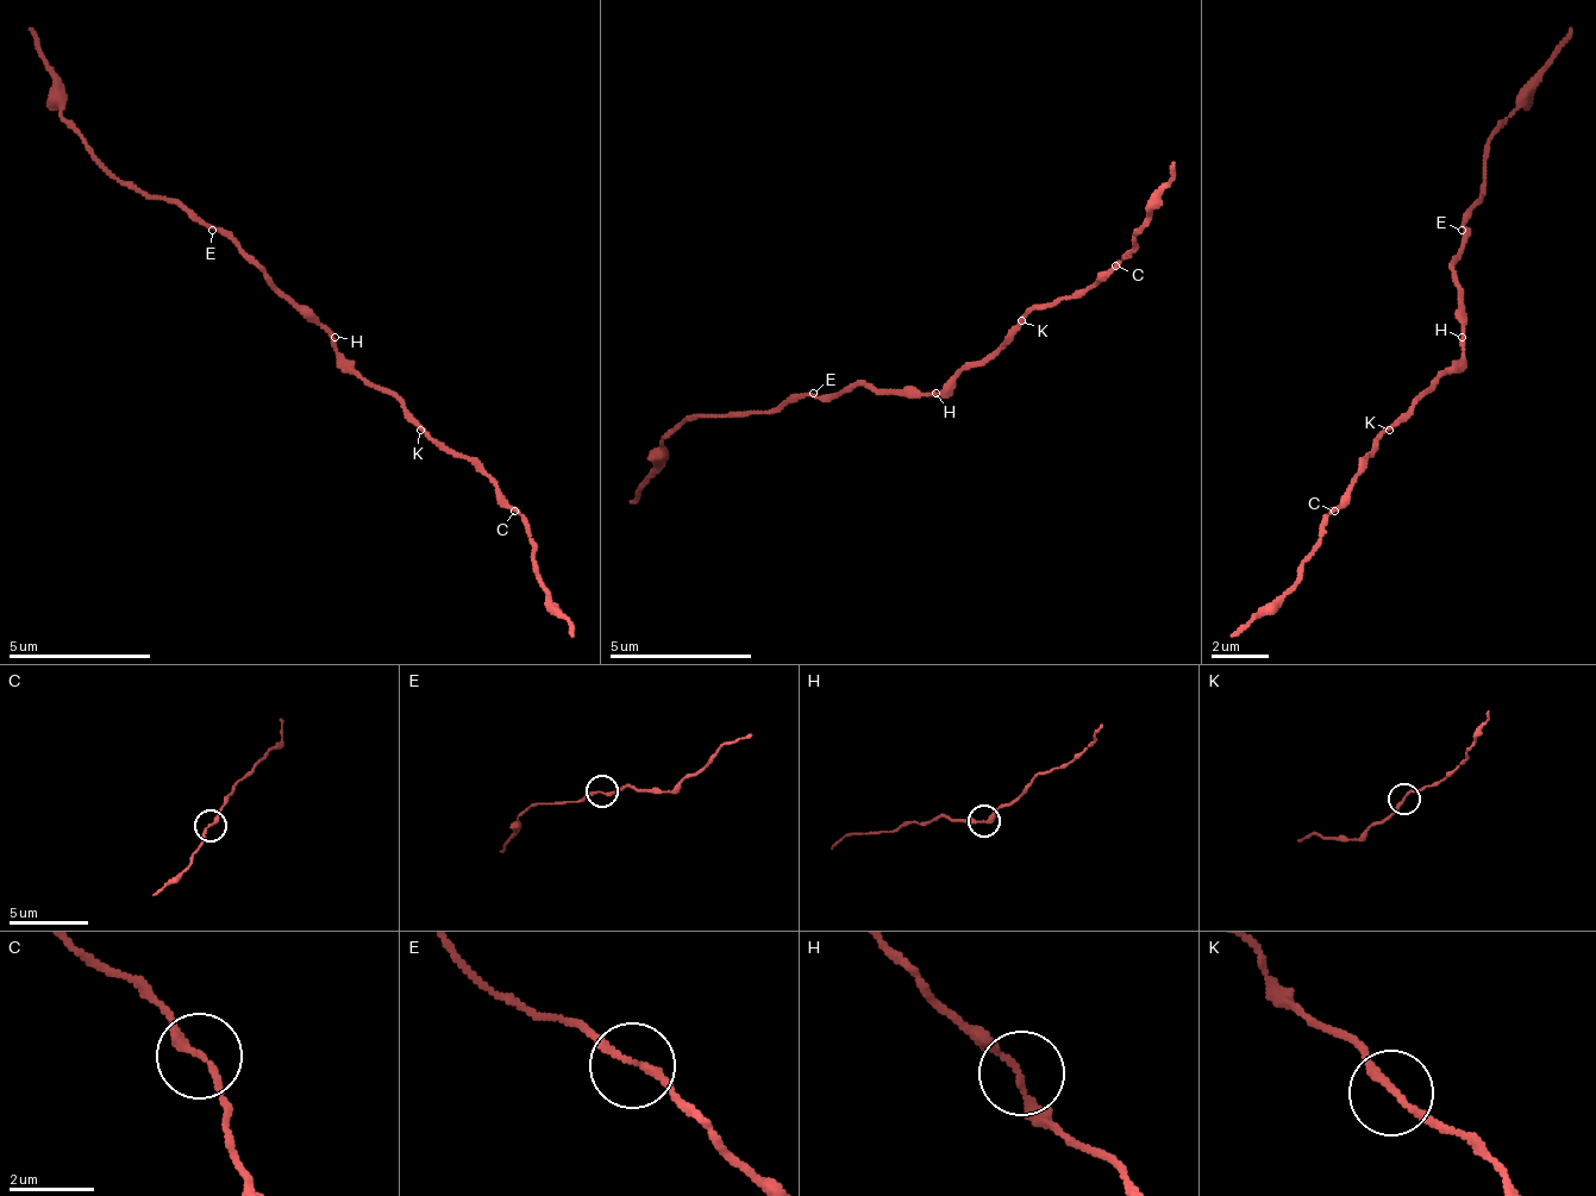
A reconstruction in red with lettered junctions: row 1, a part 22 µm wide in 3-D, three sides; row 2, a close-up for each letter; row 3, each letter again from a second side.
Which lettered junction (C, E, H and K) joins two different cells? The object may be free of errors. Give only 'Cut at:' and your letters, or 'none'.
Cut at: none

